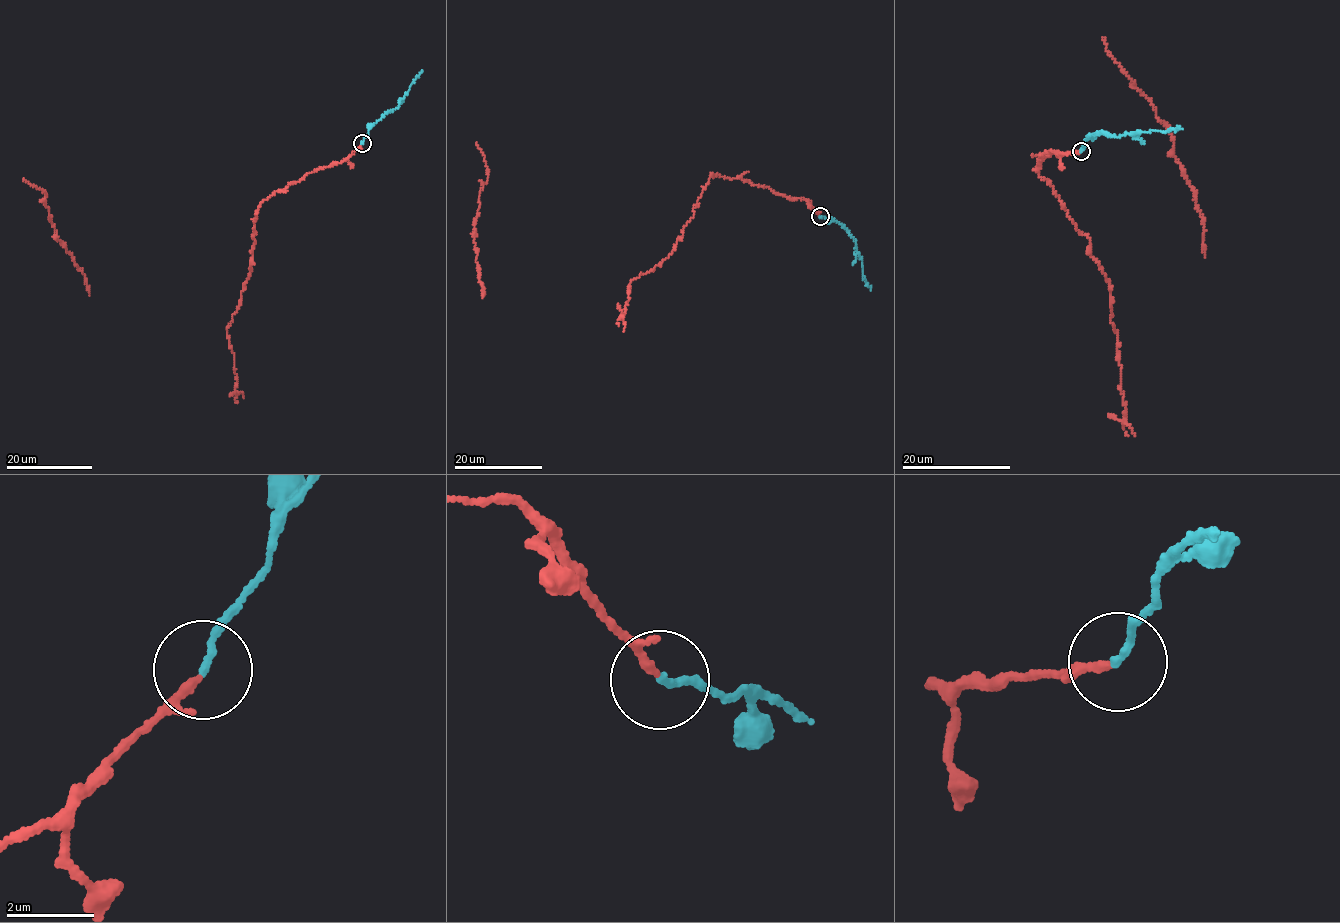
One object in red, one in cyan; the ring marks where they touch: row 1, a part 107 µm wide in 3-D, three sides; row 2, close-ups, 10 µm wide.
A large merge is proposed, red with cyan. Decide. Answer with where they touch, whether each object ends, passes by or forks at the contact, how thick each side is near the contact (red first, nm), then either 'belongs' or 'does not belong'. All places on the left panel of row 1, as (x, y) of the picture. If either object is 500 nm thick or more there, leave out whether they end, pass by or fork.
(362, 143) | red passes by | cyan ends | 120/160 nm | belongs

